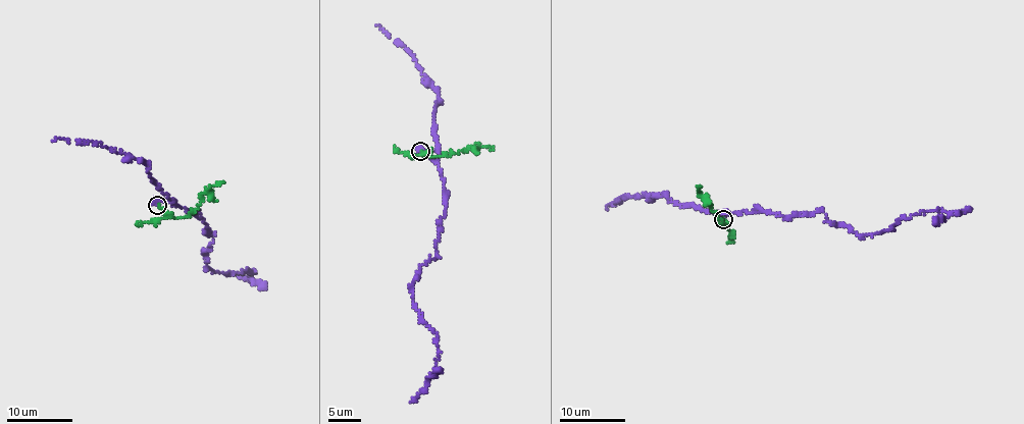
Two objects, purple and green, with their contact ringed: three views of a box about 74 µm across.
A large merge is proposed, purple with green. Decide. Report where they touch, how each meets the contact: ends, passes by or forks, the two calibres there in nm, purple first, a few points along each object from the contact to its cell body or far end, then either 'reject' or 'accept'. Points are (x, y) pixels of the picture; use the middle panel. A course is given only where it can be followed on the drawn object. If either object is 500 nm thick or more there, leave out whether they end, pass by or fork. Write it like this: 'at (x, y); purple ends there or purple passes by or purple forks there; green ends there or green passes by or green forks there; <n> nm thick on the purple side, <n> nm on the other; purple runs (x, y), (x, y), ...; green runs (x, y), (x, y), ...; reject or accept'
at (420, 151); purple passes by; green ends there; 380 nm thick on the purple side, 110 nm on the other; purple runs (420, 151), (442, 172), (445, 211), (439, 258), (423, 264), (410, 285), (439, 350), (436, 370), (409, 403); green runs (421, 152), (446, 155), (460, 153), (470, 147), (494, 148); reject

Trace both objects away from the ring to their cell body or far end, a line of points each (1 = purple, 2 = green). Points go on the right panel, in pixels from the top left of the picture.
1: (723, 219), (726, 211), (791, 217), (823, 210), (834, 224), (861, 235), (890, 229), (899, 218), (972, 208)
2: (724, 219), (725, 226), (697, 186)

